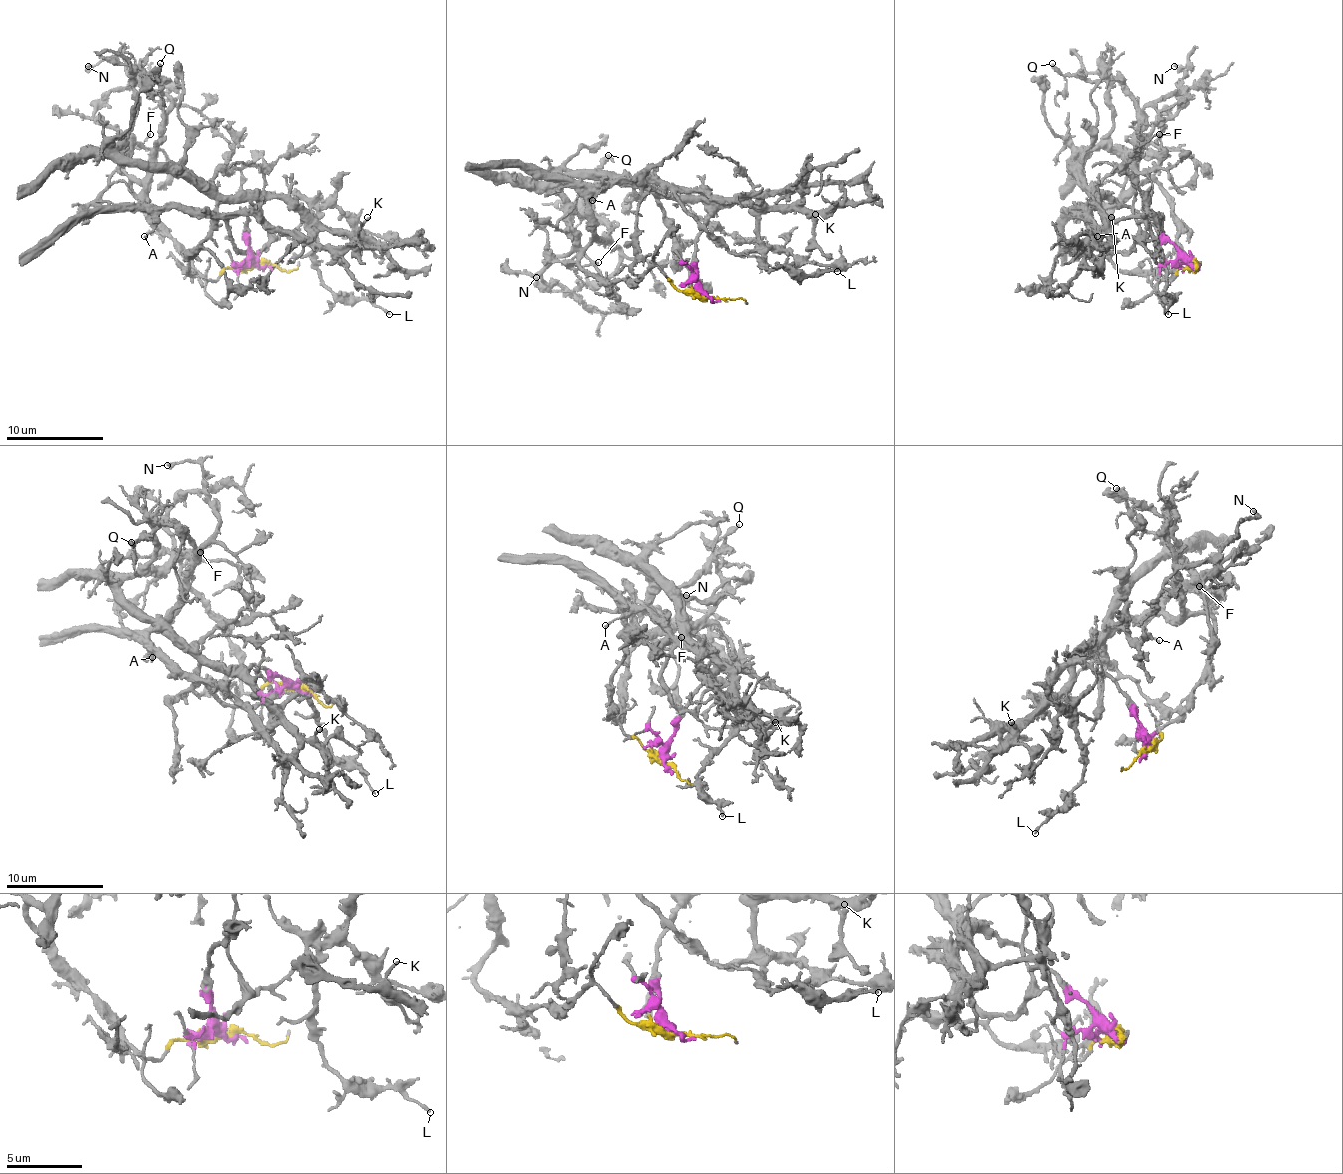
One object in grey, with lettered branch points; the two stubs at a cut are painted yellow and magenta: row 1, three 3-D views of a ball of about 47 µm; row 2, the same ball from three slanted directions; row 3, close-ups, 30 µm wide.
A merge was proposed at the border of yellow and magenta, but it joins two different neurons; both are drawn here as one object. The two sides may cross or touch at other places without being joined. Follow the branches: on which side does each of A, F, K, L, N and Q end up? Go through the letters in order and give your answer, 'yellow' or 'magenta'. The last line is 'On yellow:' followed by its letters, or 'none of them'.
A: yellow
F: yellow
K: magenta
L: magenta
N: yellow
Q: yellow
On yellow: A, F, N, Q

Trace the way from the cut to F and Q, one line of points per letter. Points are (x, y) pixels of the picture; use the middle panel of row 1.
F: (704, 298), (682, 293), (652, 266), (640, 278), (606, 281), (572, 261), (599, 261)
Q: (704, 298), (652, 266), (606, 281), (579, 264), (589, 244), (611, 239), (591, 193), (608, 154)

